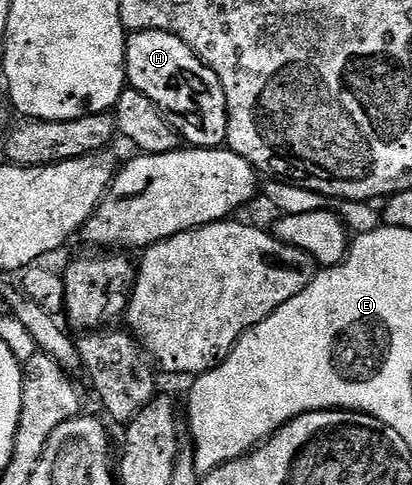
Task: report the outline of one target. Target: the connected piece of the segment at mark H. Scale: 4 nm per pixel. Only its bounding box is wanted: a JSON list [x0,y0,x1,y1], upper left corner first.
[127,31,227,148]

